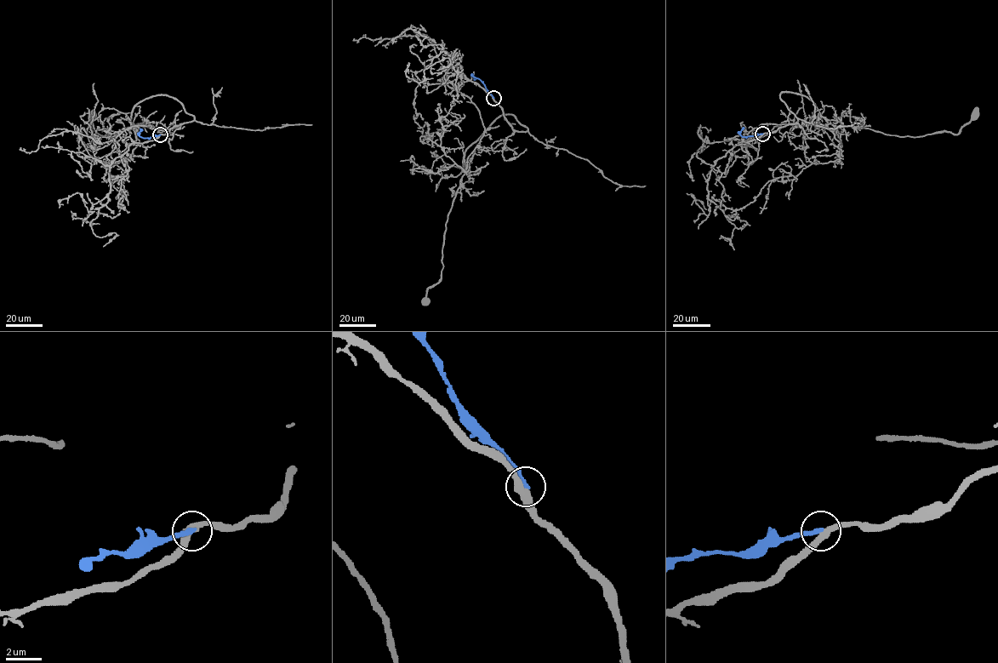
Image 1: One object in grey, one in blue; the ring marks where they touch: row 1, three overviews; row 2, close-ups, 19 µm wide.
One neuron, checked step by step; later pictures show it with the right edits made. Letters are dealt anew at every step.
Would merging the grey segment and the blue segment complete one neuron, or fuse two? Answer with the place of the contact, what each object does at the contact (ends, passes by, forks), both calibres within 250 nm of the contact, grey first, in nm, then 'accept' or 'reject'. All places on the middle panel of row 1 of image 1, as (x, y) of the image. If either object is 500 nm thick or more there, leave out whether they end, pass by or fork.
(493, 98) | grey passes by | blue ends | 360/240 nm | reject

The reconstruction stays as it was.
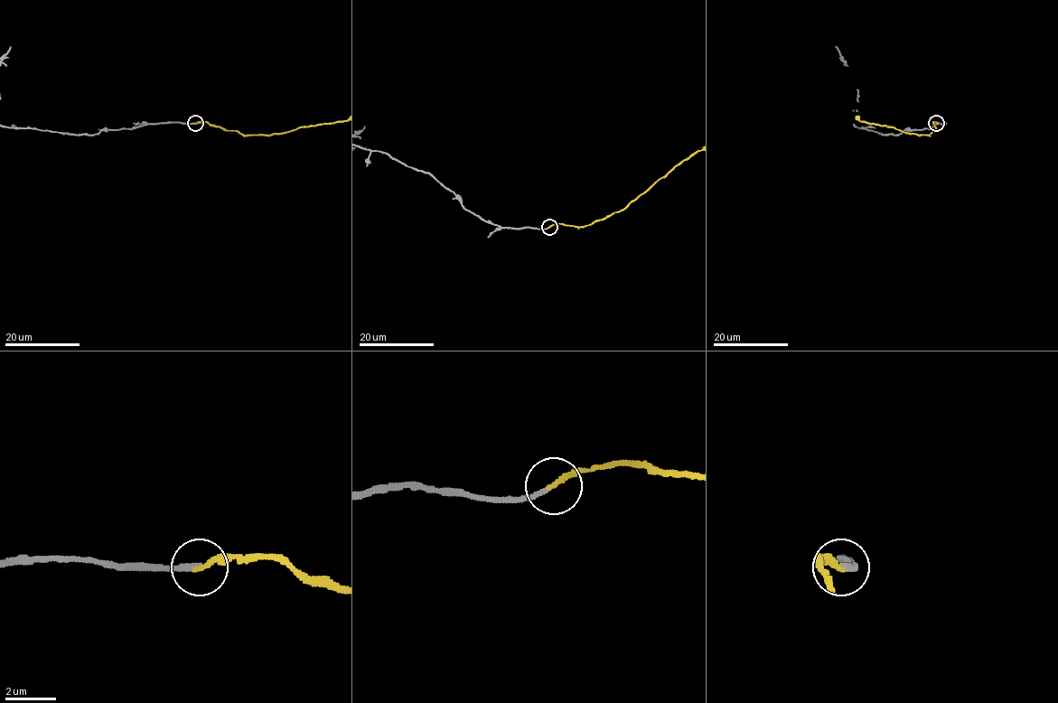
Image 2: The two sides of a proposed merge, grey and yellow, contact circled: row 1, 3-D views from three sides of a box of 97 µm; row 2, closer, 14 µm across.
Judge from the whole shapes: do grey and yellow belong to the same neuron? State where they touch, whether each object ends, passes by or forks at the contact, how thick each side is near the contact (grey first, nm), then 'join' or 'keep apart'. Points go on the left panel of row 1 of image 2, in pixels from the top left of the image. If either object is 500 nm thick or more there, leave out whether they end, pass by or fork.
place (195, 123); grey ends; yellow ends; calibres 200 and 190 nm; join

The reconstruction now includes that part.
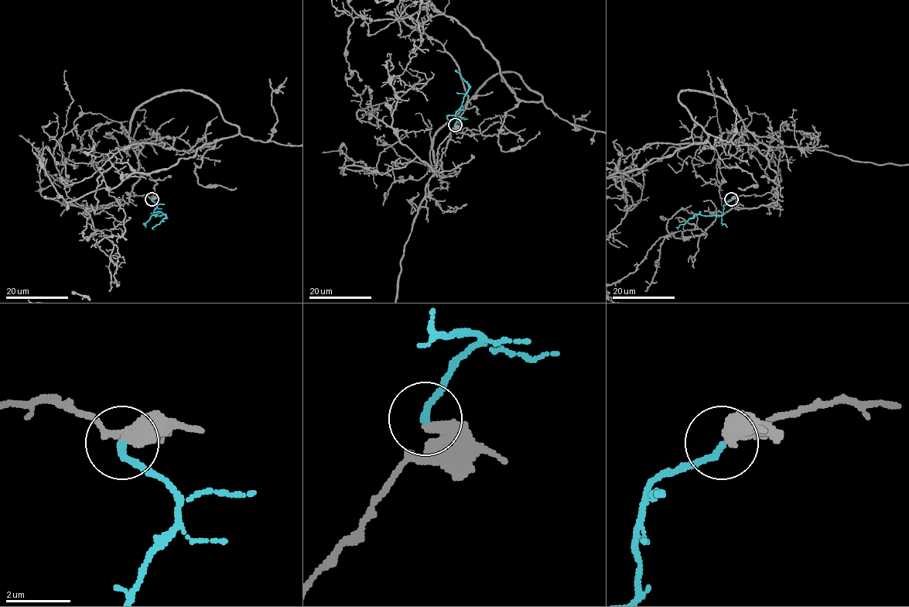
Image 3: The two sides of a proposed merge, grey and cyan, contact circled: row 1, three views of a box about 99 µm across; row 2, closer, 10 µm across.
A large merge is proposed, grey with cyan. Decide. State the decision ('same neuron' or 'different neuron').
same neuron

